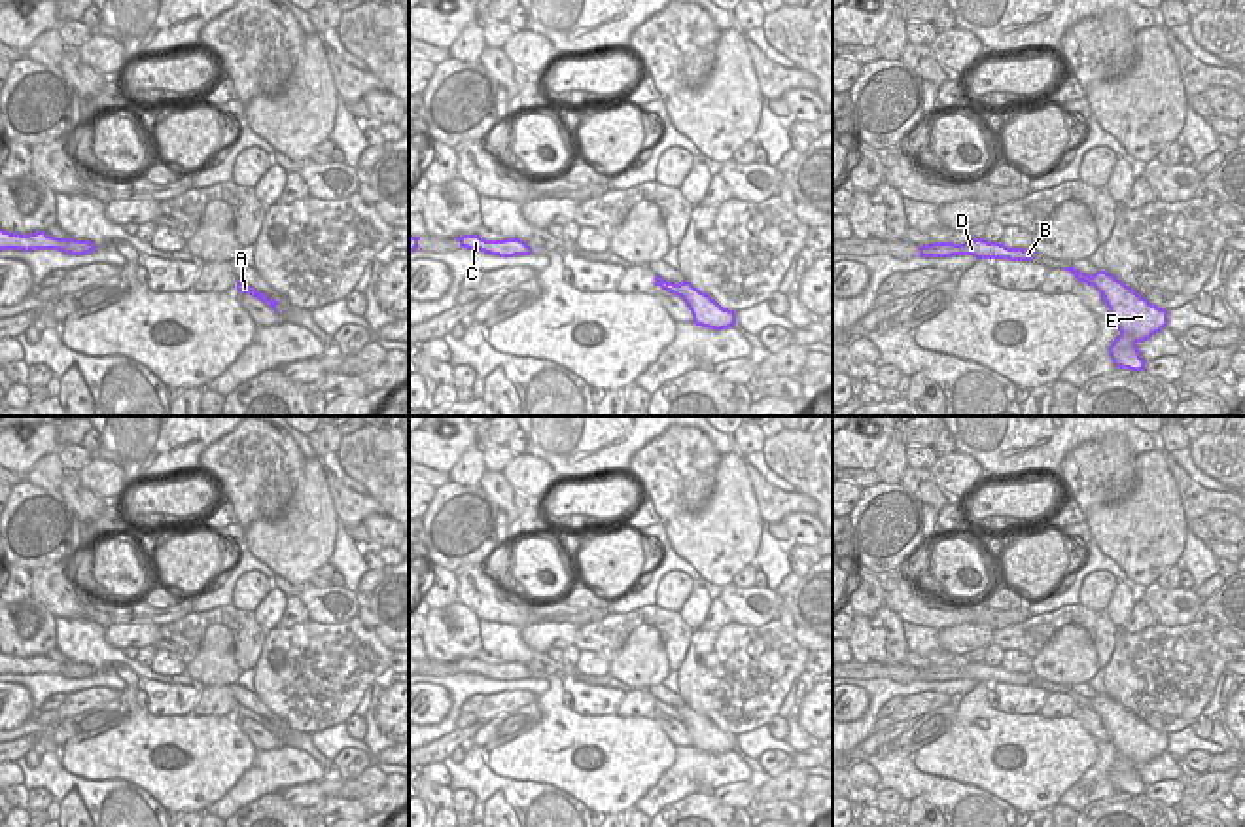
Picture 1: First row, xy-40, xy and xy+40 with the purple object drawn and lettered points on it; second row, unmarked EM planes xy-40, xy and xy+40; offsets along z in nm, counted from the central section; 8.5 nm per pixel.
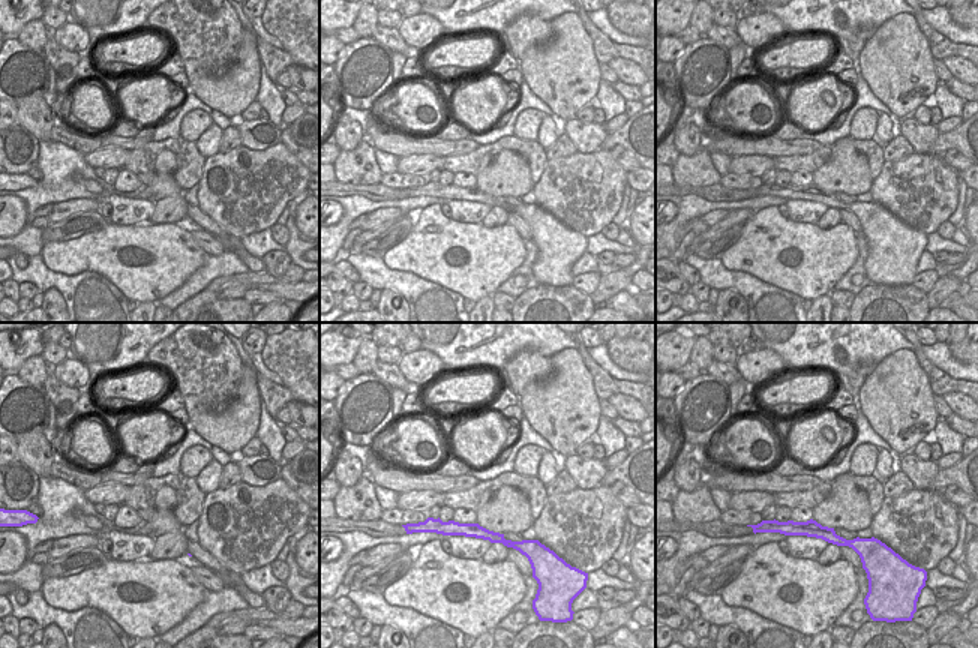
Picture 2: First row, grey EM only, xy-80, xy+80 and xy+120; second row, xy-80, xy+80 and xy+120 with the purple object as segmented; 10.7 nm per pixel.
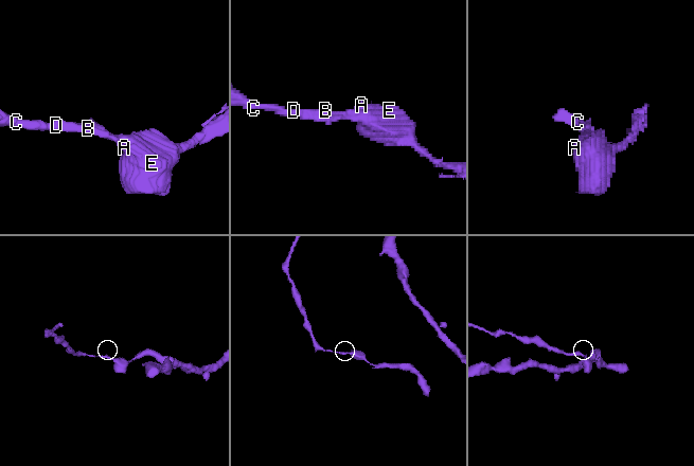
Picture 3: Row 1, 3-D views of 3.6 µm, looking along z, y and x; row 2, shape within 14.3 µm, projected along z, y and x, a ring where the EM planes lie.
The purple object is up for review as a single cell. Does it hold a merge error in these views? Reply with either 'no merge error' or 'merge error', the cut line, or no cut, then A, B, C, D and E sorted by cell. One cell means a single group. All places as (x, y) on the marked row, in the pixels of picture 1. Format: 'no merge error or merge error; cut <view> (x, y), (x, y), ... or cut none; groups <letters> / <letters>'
no merge error; cut none; groups A B C D E

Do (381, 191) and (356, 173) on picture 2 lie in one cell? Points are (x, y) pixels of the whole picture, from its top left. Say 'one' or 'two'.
two

